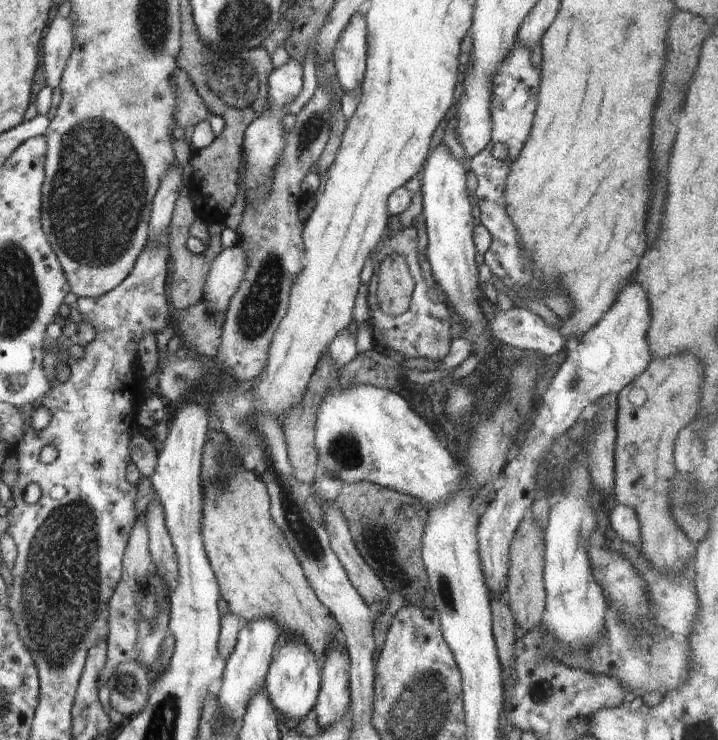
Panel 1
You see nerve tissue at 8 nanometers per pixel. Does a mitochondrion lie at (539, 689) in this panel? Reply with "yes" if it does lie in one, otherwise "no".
no

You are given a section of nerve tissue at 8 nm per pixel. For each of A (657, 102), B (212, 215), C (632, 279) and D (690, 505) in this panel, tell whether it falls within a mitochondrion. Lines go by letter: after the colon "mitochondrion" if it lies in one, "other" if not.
A: other
B: other
C: other
D: mitochondrion

